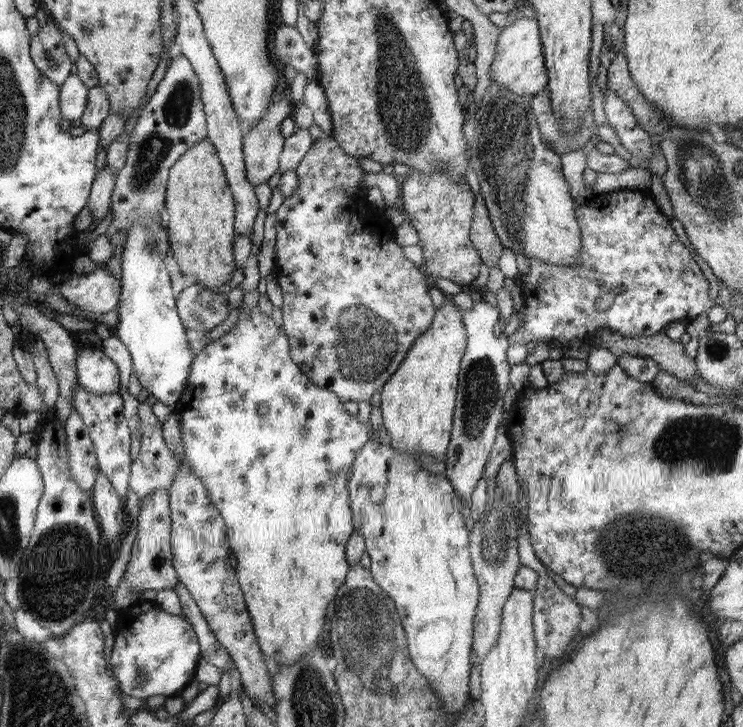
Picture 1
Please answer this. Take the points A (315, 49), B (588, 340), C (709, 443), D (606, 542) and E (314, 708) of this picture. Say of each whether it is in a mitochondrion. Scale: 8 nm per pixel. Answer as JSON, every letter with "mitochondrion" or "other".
{"A":"other","B":"other","C":"mitochondrion","D":"mitochondrion","E":"mitochondrion"}

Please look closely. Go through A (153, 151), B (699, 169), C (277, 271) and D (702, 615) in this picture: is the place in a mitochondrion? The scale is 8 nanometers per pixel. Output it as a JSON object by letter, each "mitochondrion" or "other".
{"A":"mitochondrion","B":"mitochondrion","C":"other","D":"other"}

